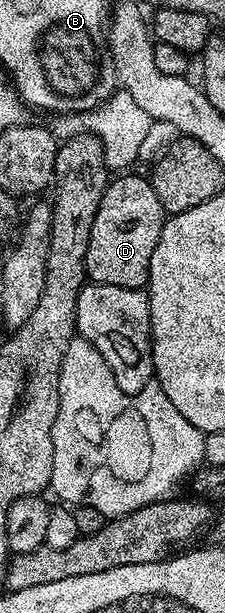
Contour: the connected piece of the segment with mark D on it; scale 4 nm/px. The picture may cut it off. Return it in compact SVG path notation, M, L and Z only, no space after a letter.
M122 173L117 177L119 179L111 178L106 185L106 192L100 201L100 209L96 209L96 217L92 221L92 235L88 237L88 253L86 254L86 277L89 282L103 283L104 285L120 285L128 289L142 289L150 282L150 262L152 261L152 253L156 249L156 245L160 241L160 233L162 227L168 218L166 211L160 205L160 197L156 197L154 192L153 182L149 178L146 179L142 175L128 175L130 173Z

